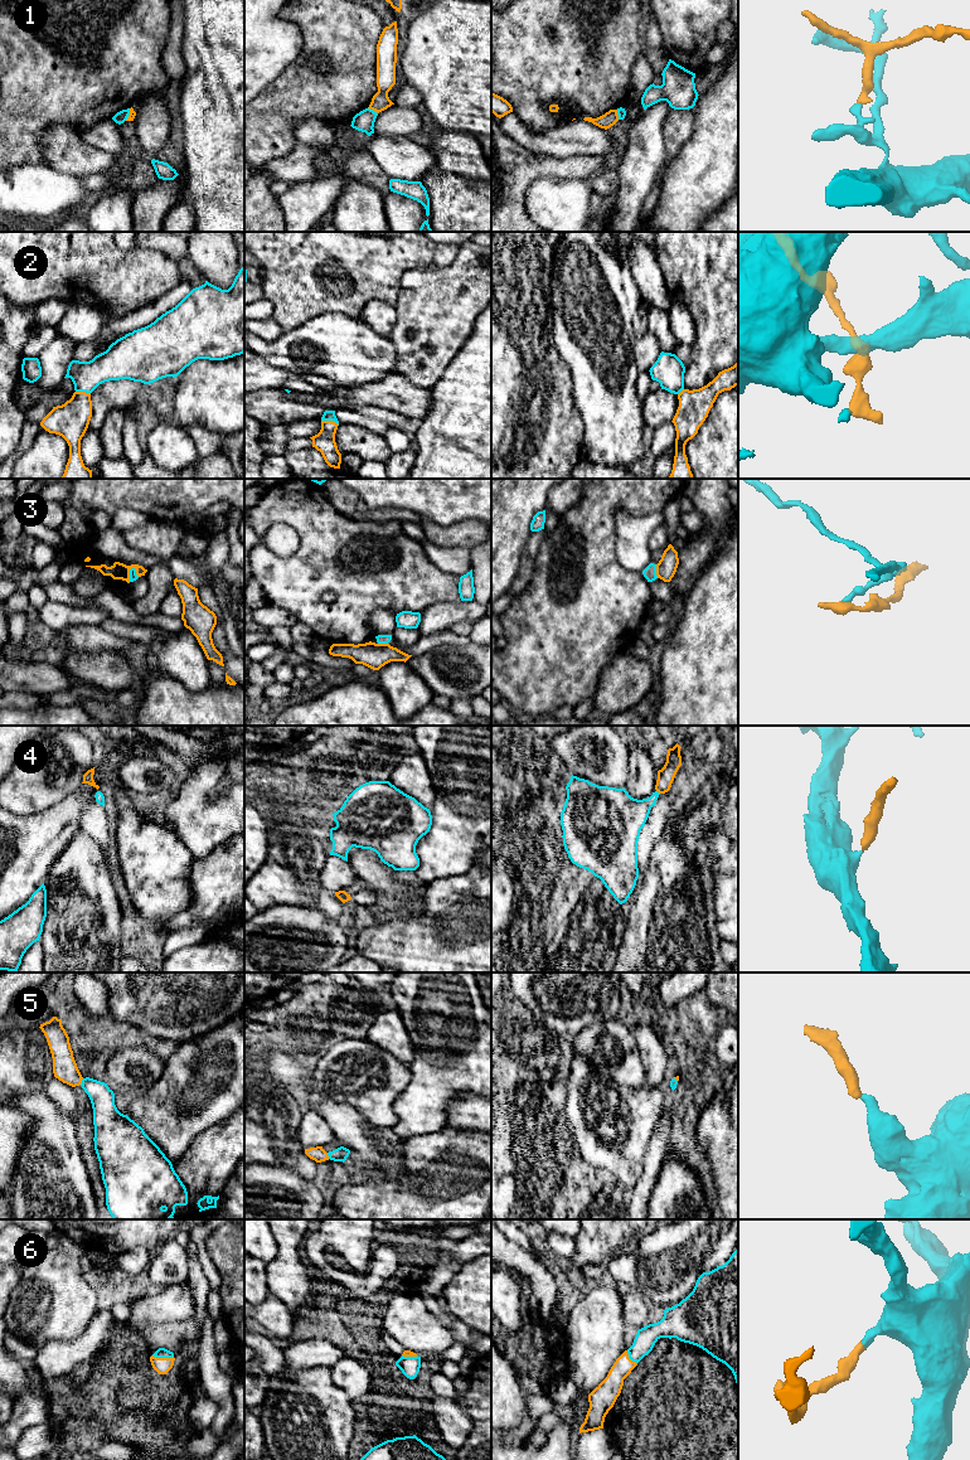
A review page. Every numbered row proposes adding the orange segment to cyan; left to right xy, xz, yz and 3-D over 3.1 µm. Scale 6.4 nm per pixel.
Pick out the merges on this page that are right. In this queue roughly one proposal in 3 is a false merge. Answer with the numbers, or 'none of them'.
2, 5, 6

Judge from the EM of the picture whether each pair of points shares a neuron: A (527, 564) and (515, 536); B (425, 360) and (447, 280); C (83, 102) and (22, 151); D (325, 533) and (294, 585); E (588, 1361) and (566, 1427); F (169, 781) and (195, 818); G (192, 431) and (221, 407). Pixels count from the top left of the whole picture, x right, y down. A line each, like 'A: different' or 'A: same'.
A: different
B: same
C: same
D: same
E: same
F: different
G: different

